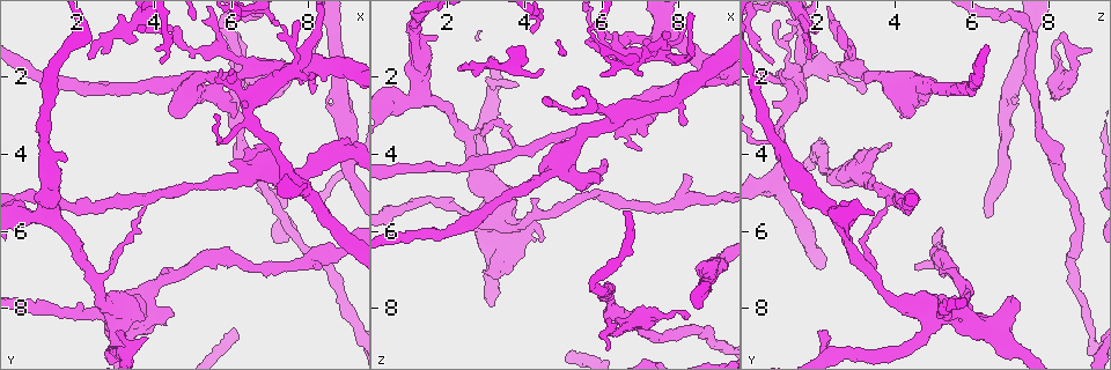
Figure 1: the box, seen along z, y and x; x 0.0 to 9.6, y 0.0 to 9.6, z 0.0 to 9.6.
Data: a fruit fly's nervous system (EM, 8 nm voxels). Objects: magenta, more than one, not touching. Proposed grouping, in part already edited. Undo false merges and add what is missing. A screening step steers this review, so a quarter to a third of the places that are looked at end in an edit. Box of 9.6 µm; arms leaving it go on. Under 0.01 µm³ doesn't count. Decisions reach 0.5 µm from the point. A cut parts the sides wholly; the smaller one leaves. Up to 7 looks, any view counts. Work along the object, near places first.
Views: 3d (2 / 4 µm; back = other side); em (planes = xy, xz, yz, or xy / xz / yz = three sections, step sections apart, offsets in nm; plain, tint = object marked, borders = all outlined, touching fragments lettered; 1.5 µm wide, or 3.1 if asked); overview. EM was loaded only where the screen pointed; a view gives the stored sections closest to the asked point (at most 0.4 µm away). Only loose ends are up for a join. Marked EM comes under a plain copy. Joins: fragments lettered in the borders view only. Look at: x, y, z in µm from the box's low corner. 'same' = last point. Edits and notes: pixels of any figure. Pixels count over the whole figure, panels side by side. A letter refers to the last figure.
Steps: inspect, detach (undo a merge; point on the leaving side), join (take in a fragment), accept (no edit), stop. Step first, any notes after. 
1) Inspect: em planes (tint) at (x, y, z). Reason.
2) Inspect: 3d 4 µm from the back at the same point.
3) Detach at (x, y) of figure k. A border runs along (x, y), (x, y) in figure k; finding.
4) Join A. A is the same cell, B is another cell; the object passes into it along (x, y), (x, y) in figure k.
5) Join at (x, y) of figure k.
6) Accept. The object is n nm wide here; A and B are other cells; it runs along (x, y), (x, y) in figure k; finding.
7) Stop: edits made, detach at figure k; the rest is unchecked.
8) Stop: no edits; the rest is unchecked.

Inspect: em yz step 4 (borders) at (8.00, 6.70, 5.20). Branch point.

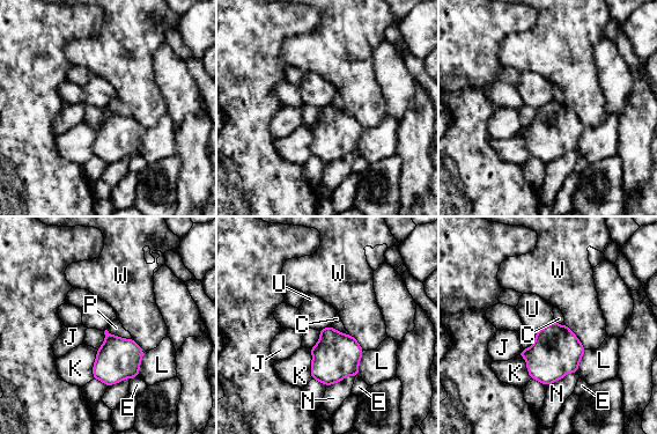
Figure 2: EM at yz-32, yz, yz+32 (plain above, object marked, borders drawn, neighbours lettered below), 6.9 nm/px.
Accept. The object is 180 nm wide here; C, E, J, K, L, N, P, U and W are other cells; a border runs along (553, 320), (537, 331) in figure 2; all the same neuron.

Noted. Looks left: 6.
Inspect: em yz step 8 (tint) at (7.60, 1.85, 1.30). Three-way junction.

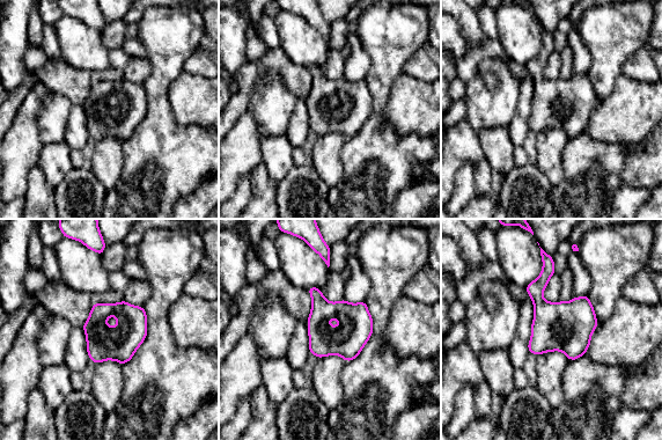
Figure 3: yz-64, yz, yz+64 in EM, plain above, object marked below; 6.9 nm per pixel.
Inspect: em planes (borders) at the same point. Another direction.

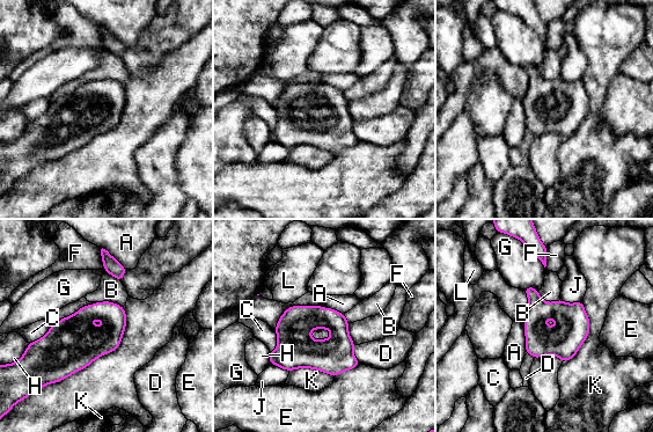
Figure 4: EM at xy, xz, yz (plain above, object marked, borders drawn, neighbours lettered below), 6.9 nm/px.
Accept. The object is 200 nm wide here; A, B, C, D, E, F, G, H, J, K and L are other cells; a border runs along (523, 321), (525, 349), (527, 352) in figure 4; continuous, no second neuron.

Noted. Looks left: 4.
Inspect: em xy step 8 (tint) at (5.70, 1.80, 1.10). Free end.

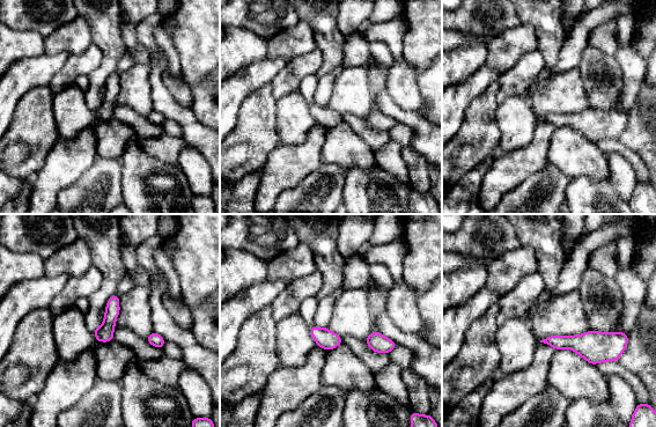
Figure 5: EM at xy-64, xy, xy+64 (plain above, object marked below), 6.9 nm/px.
Inspect: em planes (borders) at the same point. Cut it another way.

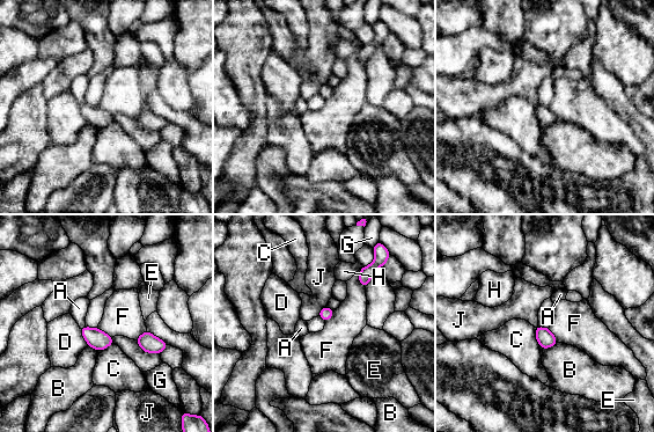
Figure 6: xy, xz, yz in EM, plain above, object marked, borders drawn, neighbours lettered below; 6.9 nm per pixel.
Join A. A is the same cell, B, C, D, E, F, G, H and J are other cells; the object passes into it along (96, 338), (83, 327), (79, 308) in figure 6; the neuron continues.

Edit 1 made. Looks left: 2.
Stop: edits made, join at figure 6; the rest is unchecked.

